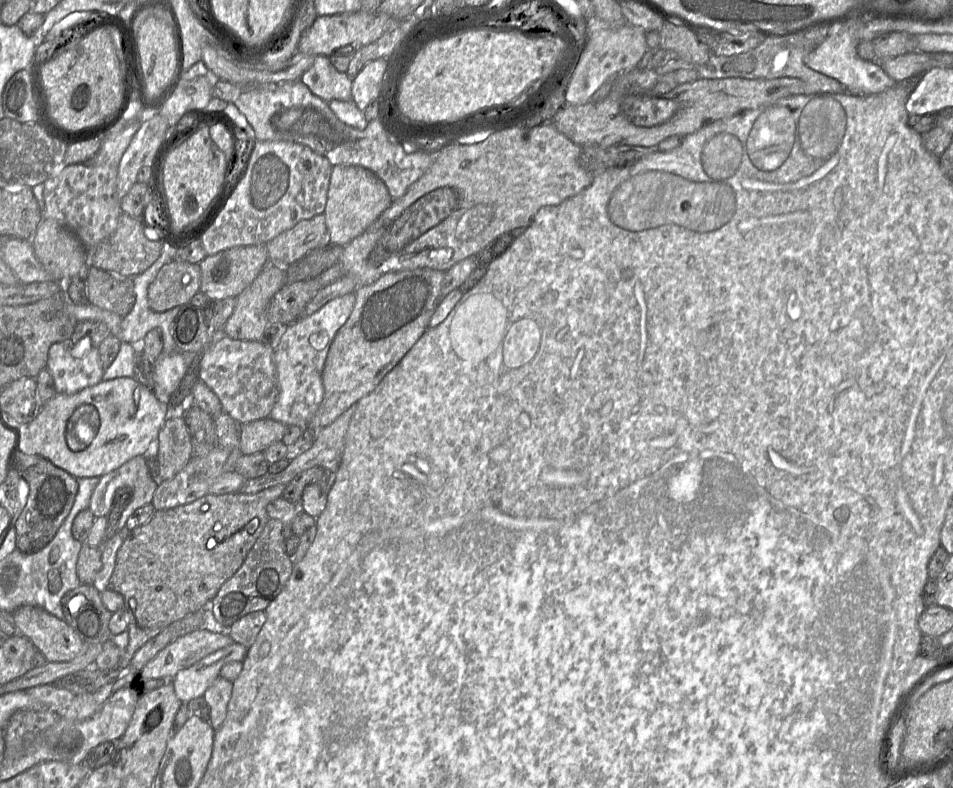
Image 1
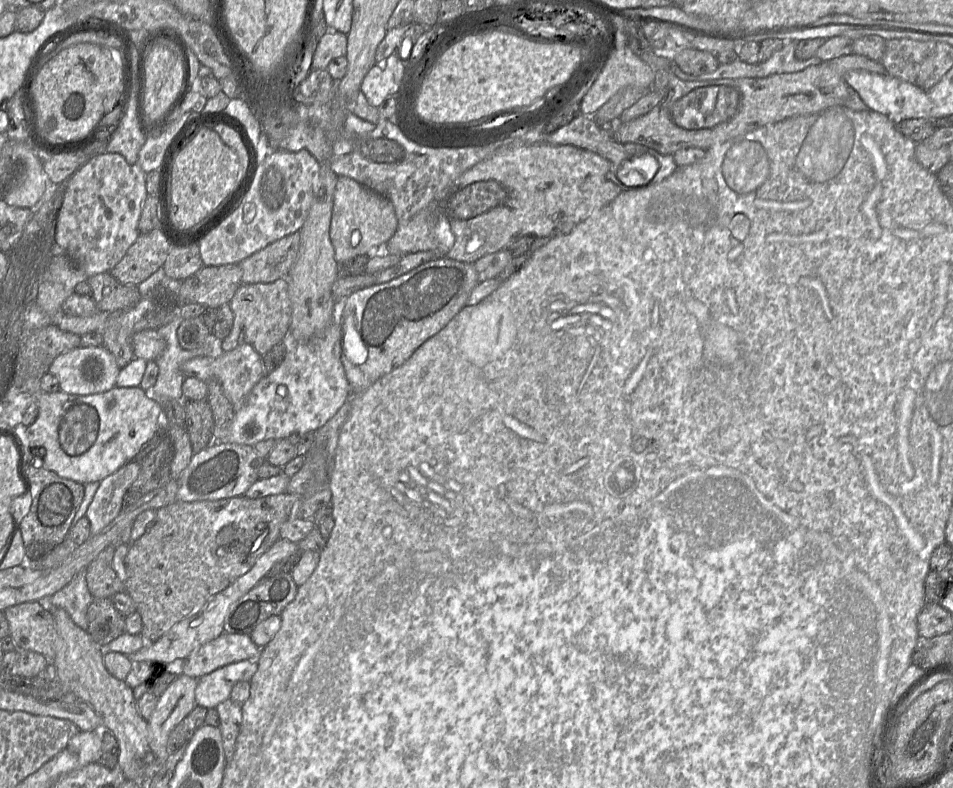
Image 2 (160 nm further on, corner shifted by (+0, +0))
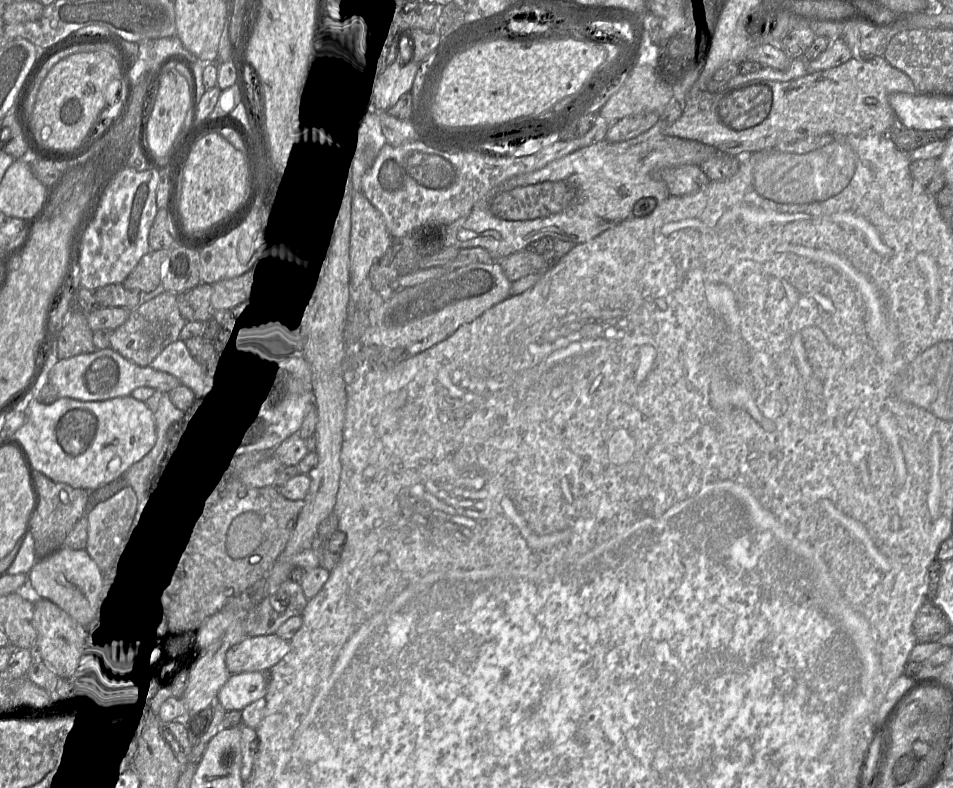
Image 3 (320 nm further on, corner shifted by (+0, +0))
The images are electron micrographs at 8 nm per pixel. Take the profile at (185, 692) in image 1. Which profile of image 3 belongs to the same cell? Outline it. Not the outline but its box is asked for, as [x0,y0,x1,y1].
[216,672,268,711]

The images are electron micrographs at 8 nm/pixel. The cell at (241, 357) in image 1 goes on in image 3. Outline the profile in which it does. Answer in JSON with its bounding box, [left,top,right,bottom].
[47,348,180,401]

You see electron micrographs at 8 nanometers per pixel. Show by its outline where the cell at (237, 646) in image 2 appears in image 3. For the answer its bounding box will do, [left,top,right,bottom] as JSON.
[226,634,290,674]

